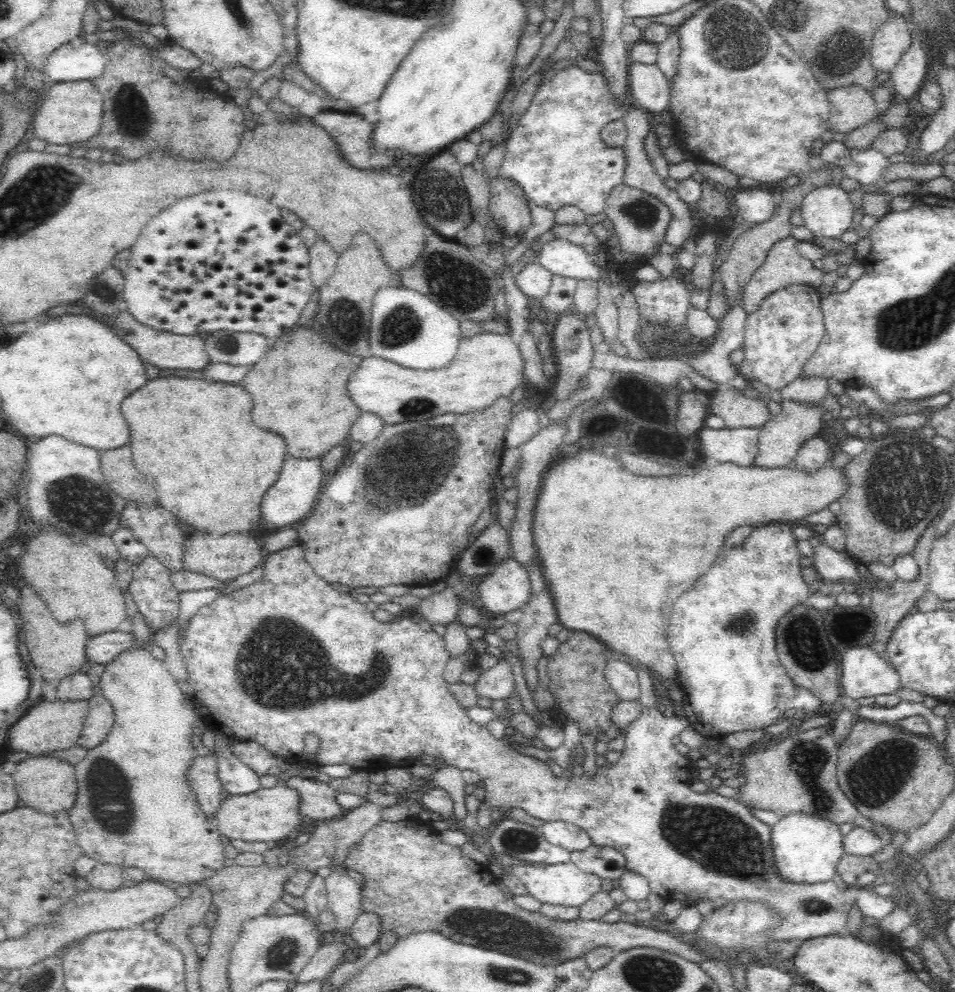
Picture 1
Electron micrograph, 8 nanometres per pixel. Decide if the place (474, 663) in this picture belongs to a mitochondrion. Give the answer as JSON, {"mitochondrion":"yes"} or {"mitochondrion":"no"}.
{"mitochondrion":"no"}

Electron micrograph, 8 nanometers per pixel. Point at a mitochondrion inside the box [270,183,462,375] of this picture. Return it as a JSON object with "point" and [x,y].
{"point":[401,325]}

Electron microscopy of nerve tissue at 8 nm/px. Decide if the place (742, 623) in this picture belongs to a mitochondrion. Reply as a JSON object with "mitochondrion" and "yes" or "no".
{"mitochondrion":"yes"}

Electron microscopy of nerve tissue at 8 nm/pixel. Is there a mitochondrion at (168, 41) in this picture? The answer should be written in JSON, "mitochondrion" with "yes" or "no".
{"mitochondrion":"no"}

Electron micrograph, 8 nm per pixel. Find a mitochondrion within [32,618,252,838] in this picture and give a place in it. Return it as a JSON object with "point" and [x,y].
{"point":[109,787]}

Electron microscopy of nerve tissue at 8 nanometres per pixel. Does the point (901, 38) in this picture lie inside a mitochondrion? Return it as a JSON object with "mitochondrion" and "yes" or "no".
{"mitochondrion":"no"}

